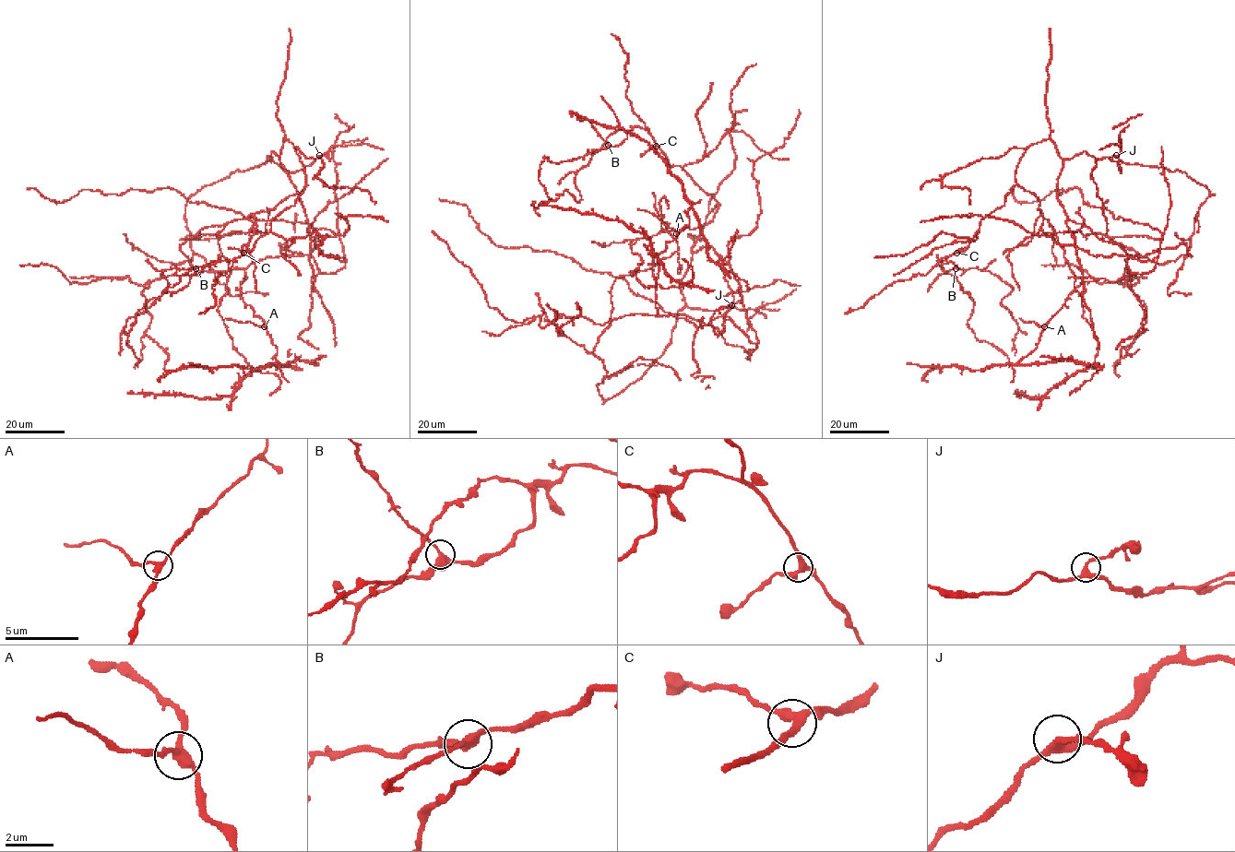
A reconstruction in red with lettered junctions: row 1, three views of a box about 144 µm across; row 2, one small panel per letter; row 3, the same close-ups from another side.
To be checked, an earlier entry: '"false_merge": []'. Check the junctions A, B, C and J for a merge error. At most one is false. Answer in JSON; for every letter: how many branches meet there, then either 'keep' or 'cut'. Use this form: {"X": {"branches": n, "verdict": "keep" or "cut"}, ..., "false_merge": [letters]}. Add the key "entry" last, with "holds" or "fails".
{"A": {"branches": 3, "verdict": "cut"}, "B": {"branches": 3, "verdict": "keep"}, "C": {"branches": 3, "verdict": "keep"}, "J": {"branches": 3, "verdict": "keep"}, "false_merge": ["A"], "entry": "fails"}

